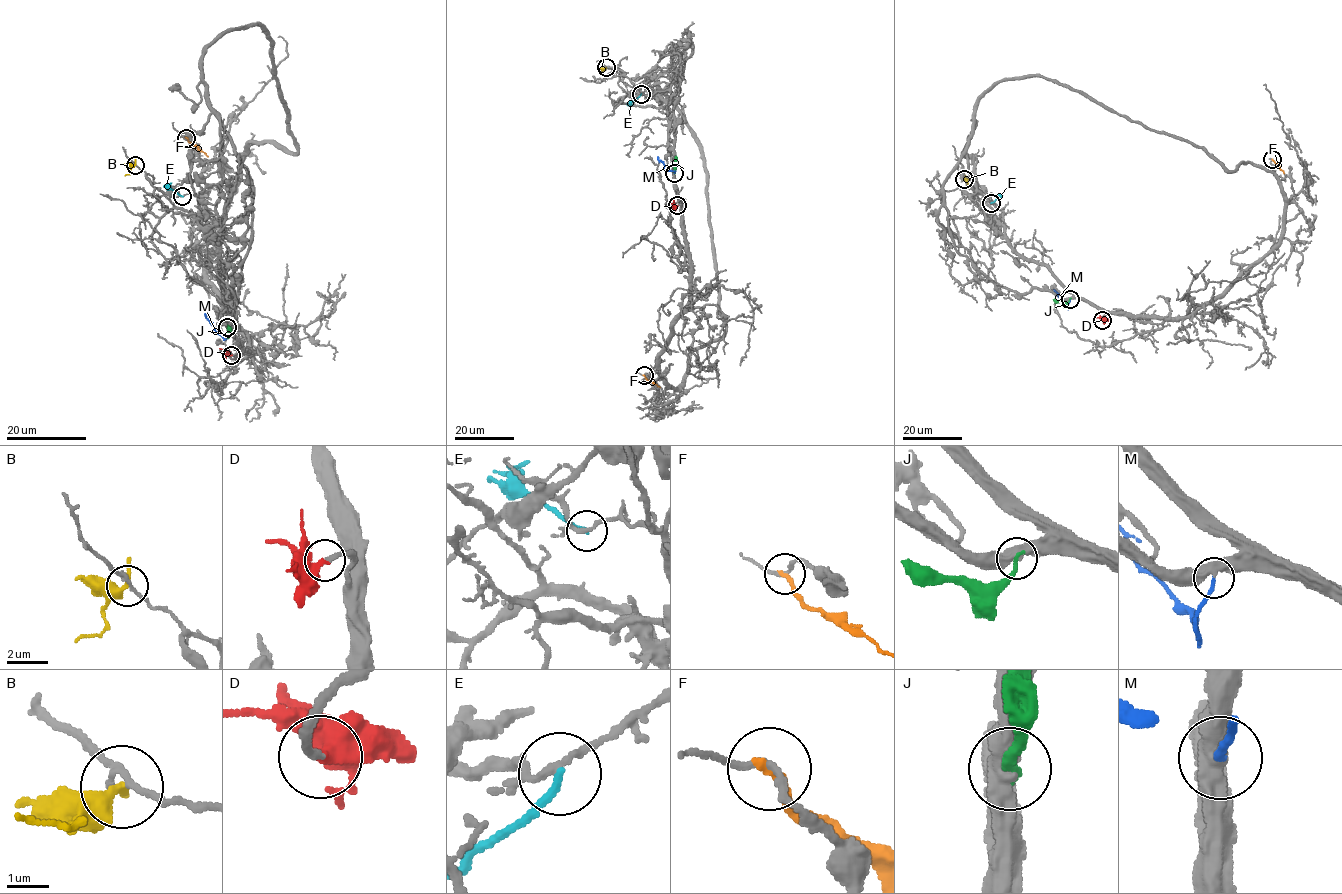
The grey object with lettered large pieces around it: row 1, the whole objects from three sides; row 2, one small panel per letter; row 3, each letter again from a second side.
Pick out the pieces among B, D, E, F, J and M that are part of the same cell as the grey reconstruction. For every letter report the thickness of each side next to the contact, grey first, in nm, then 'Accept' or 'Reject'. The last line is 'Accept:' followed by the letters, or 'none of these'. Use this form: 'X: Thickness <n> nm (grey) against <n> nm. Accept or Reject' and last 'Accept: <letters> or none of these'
B: Thickness 150 nm (grey) against 280 nm. Reject
D: Thickness 190 nm (grey) against 380 nm. Accept
E: Thickness 140 nm (grey) against 170 nm. Reject
F: Thickness 160 nm (grey) against 220 nm. Reject
J: Thickness 500 nm (grey) against 240 nm. Reject
M: Thickness 440 nm (grey) against 160 nm. Accept
Accept: D, M

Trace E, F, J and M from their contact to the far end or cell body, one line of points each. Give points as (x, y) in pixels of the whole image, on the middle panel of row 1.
E: (641, 93), (628, 105)
F: (644, 375), (659, 387)
J: (674, 173), (676, 156)
M: (674, 173), (657, 156)

